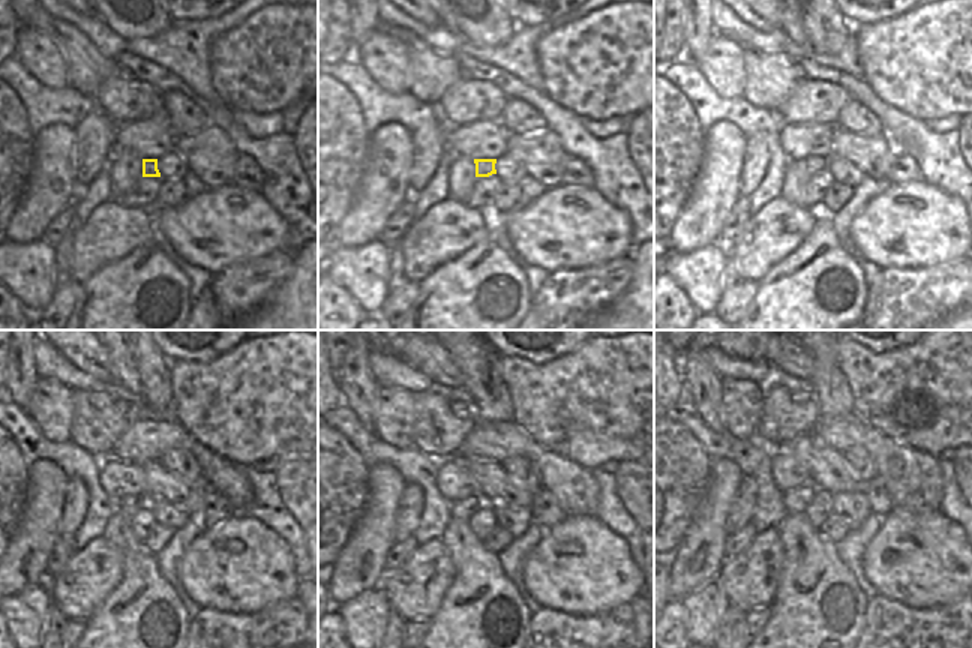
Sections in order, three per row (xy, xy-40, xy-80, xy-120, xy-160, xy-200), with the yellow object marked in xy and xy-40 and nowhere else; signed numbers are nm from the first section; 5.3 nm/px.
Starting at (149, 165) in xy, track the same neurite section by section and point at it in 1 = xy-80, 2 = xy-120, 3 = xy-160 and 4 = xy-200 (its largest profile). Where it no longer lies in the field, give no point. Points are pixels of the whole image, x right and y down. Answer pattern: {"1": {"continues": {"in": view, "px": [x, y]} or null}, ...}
{"1": {"continues": {"in": "xy-80", "px": [813, 164]}}, "2": {"continues": {"in": "xy-120", "px": [129, 506]}}, "3": {"continues": {"in": "xy-160", "px": [462, 509]}}, "4": {"continues": {"in": "xy-200", "px": [797, 500]}}}

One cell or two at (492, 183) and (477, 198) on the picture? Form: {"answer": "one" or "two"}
{"answer": "one"}

